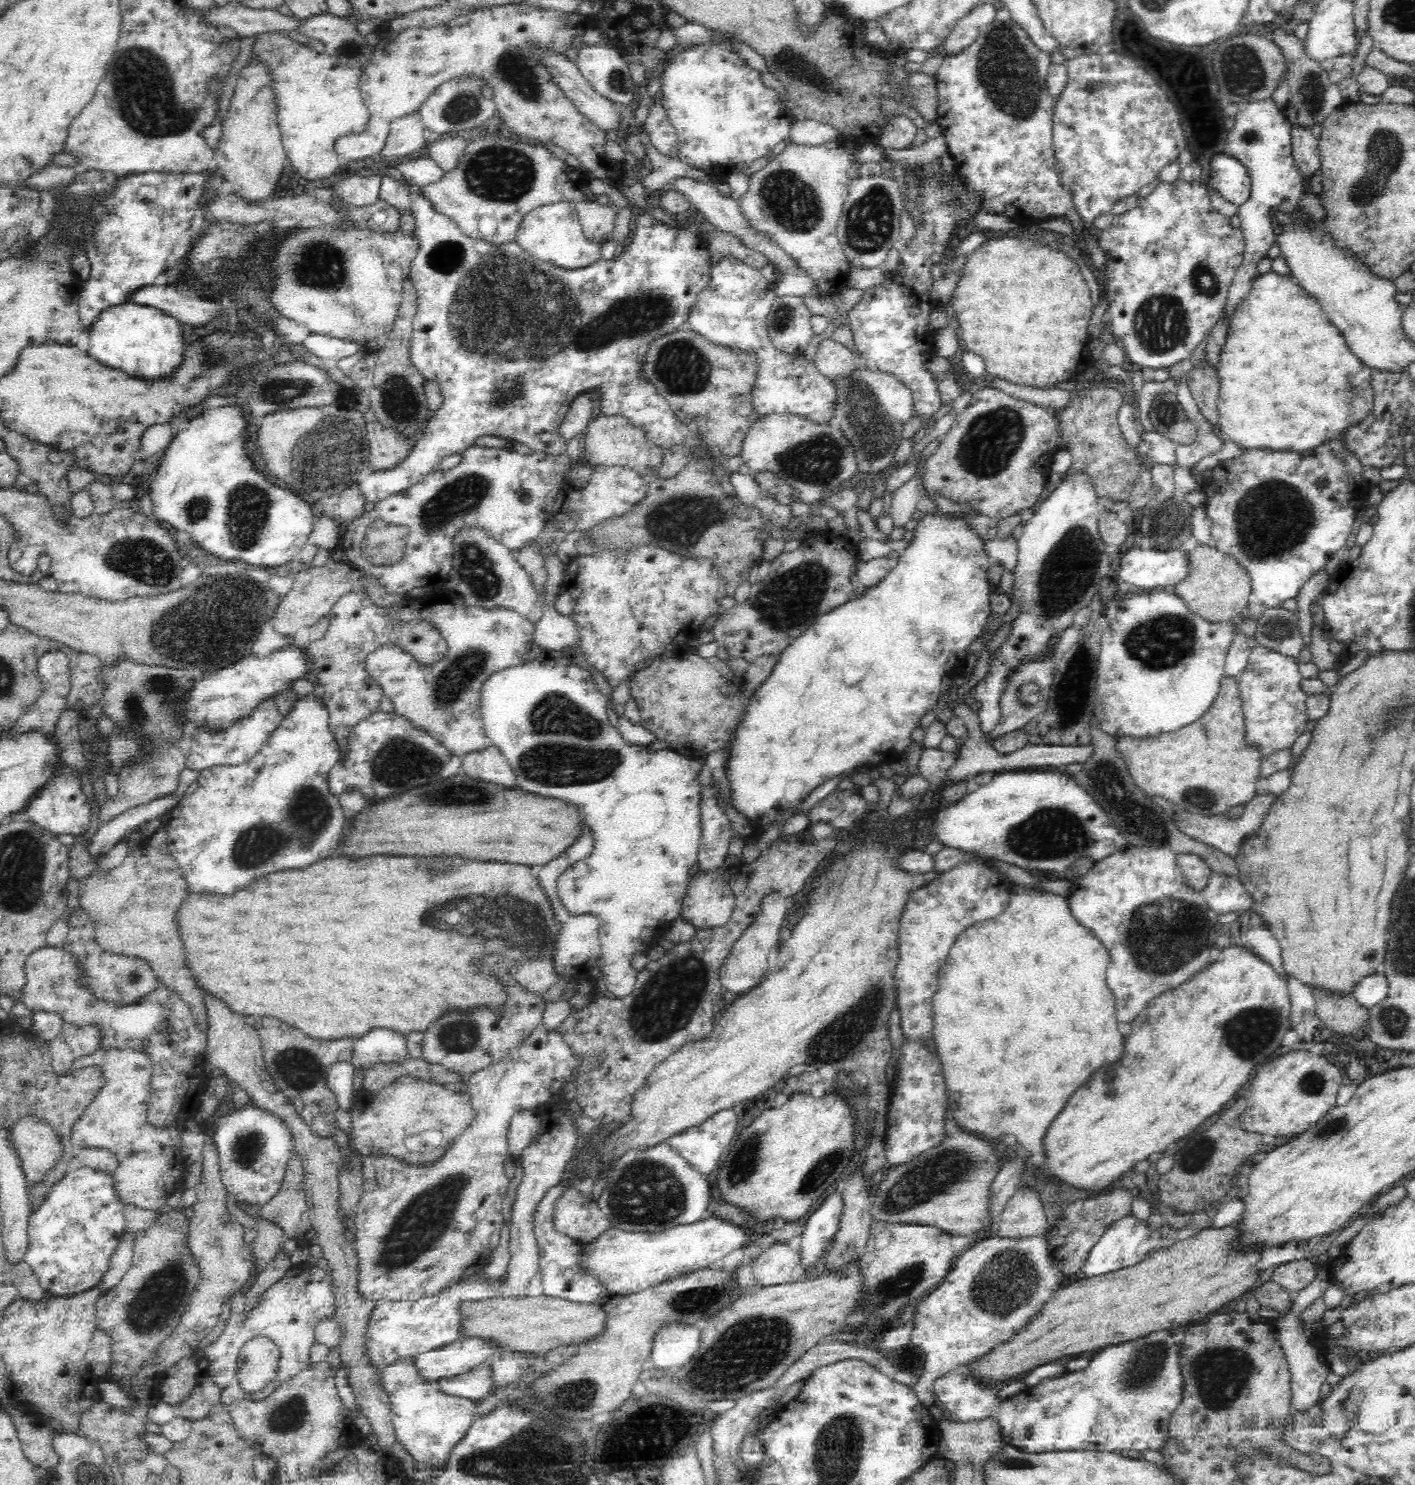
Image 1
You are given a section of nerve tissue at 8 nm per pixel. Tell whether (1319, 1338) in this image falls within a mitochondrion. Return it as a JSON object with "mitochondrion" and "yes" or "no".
{"mitochondrion":"no"}

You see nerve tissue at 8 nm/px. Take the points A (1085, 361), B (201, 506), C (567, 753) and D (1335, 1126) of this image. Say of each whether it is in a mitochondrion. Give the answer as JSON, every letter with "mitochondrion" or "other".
{"A":"other","B":"mitochondrion","C":"mitochondrion","D":"mitochondrion"}

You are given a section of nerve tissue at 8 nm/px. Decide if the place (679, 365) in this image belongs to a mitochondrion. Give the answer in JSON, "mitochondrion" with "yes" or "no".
{"mitochondrion":"yes"}

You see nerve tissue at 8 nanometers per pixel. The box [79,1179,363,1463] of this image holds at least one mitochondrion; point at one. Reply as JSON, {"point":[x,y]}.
{"point":[157,1300]}

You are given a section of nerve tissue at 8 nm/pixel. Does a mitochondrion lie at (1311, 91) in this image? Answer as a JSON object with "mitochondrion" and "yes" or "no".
{"mitochondrion":"yes"}

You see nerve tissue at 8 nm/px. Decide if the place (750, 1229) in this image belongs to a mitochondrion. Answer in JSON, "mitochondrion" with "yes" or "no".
{"mitochondrion":"no"}

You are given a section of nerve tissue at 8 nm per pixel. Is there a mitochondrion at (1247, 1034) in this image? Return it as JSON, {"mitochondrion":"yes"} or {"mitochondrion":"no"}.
{"mitochondrion":"yes"}

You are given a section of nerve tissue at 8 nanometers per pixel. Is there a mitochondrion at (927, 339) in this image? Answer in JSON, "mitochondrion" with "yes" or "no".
{"mitochondrion":"no"}

